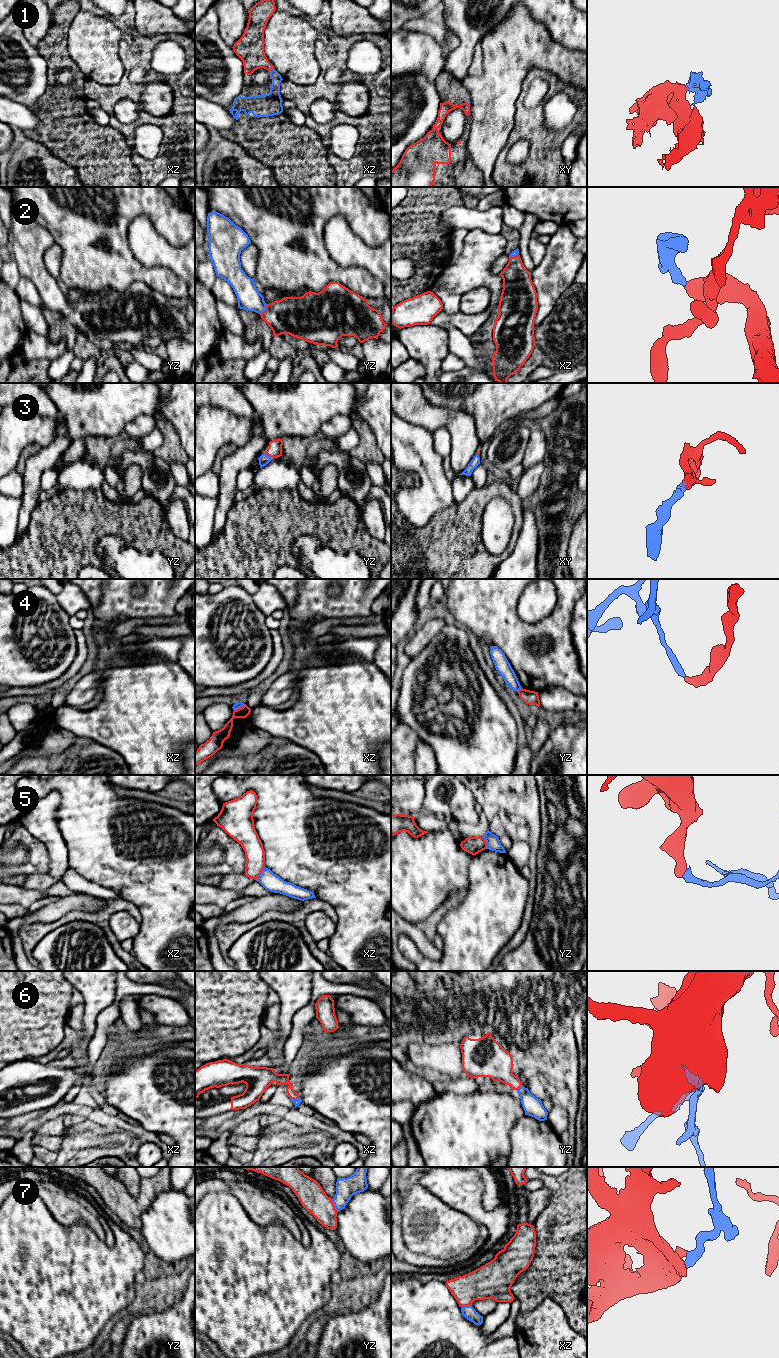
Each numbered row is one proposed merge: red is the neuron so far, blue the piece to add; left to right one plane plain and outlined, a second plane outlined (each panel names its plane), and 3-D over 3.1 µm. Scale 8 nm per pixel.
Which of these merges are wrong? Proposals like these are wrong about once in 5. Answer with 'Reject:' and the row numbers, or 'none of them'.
Reject: 4, 5

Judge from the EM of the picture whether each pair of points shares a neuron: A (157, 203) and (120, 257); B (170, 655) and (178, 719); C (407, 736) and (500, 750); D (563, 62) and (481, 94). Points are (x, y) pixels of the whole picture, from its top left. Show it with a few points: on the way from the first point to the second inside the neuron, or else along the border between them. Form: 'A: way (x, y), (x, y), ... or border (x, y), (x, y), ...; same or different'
A: way (139, 204), (120, 223), (120, 239); same
B: border (148, 656), (159, 655), (176, 663); different
C: border (401, 723), (408, 726), (418, 737); different
D: way (543, 60), (518, 60), (501, 77); same

